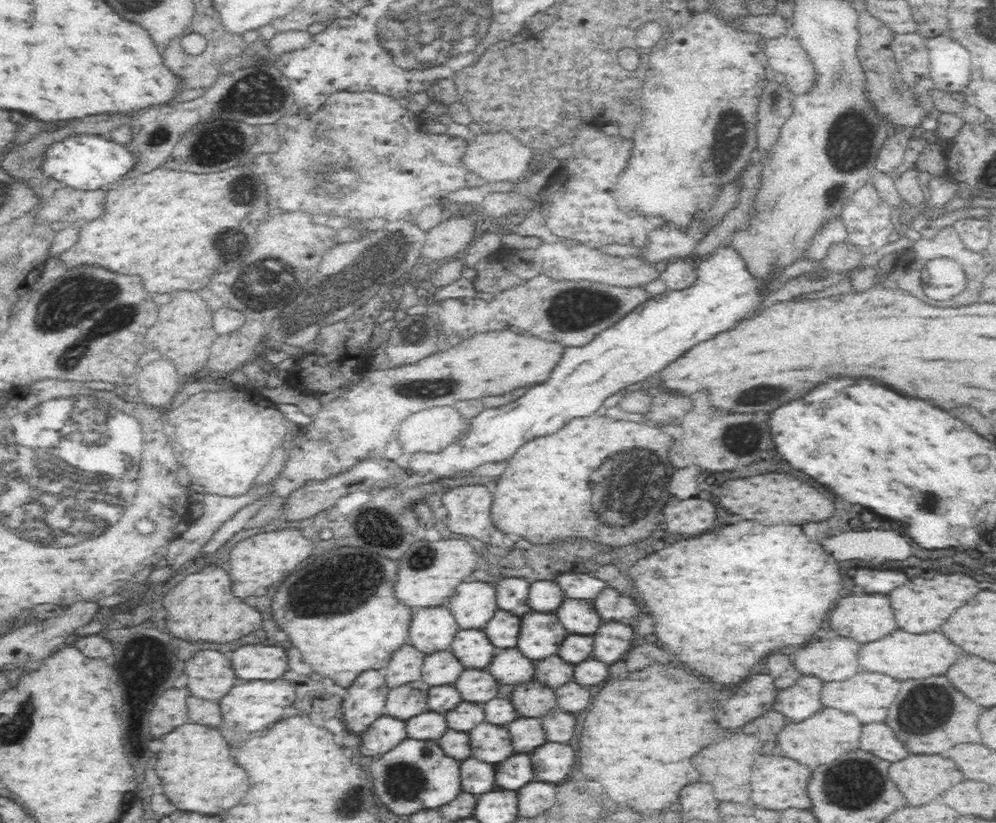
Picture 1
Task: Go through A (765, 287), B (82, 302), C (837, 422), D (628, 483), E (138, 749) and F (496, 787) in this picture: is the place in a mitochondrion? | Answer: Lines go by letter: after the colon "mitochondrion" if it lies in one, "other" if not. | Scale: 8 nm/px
A: other
B: mitochondrion
C: other
D: mitochondrion
E: other
F: other

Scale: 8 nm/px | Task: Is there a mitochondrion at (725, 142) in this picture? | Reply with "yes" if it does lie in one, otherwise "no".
yes

